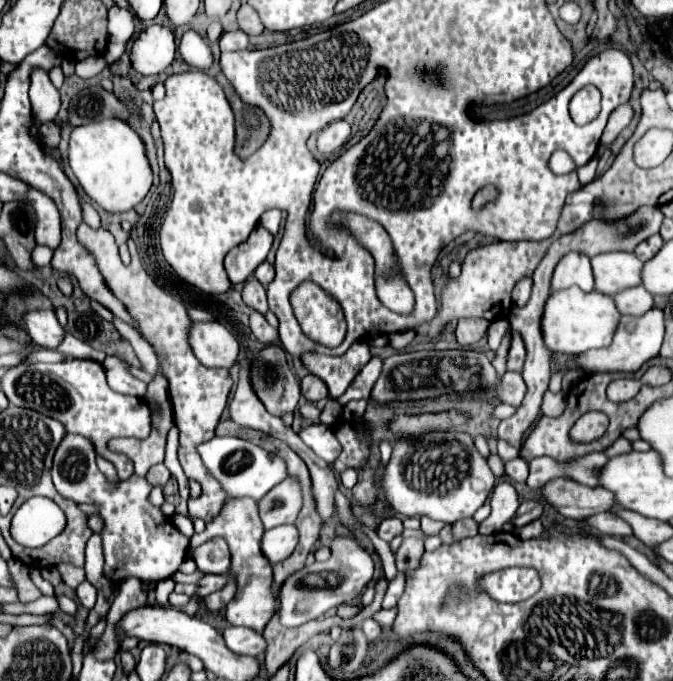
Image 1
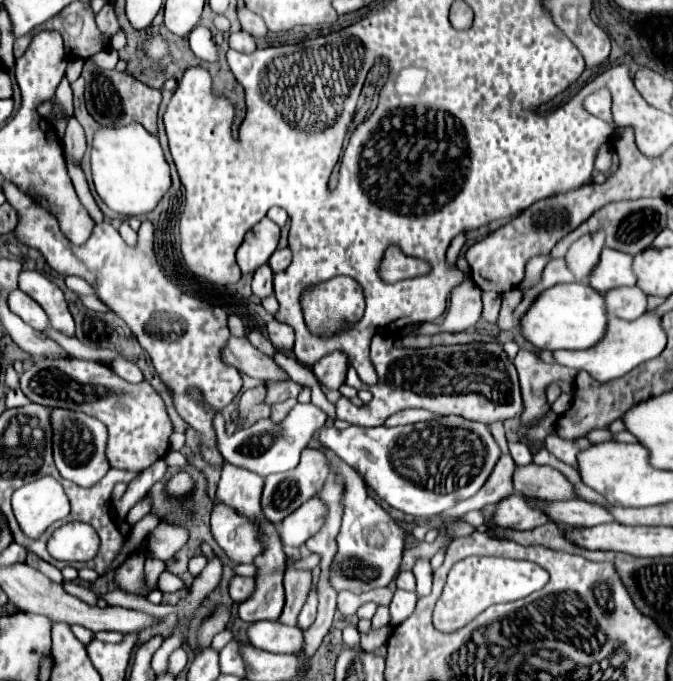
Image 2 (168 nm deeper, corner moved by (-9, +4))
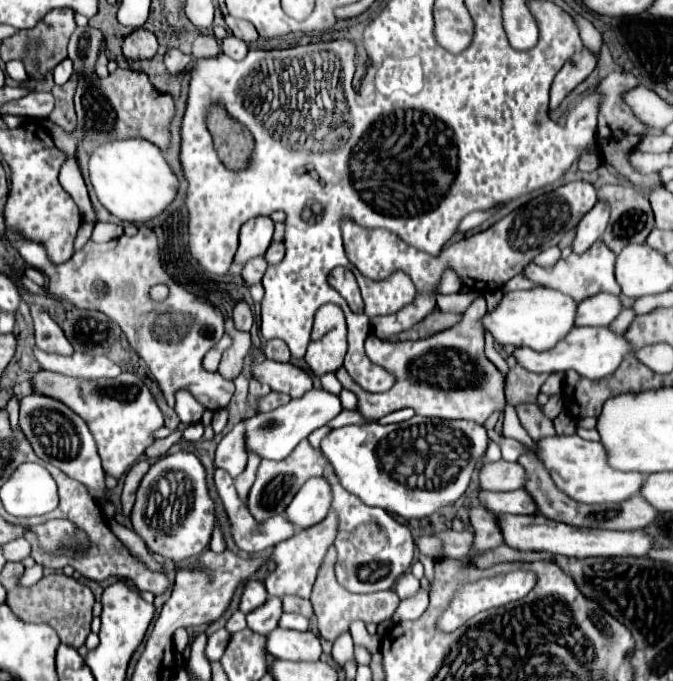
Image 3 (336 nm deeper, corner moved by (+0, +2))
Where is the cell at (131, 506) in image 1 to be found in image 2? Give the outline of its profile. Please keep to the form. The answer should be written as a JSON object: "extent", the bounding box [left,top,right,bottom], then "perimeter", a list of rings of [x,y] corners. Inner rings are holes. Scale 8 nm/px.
{"extent":[50,408,110,488],"perimeter":[[[50,408],[50,420],[52,420],[52,448],[54,448],[54,462],[60,474],[78,486],[90,488],[96,482],[104,478],[104,474],[110,470],[110,464],[106,460],[106,426],[82,412],[72,412],[64,408]]]}

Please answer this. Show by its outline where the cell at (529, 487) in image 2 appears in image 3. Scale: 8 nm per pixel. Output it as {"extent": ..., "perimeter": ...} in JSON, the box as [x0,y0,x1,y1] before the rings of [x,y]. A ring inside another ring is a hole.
{"extent":[479,460,527,492],"perimeter":[[[499,460],[483,466],[479,472],[479,480],[481,480],[481,490],[511,492],[511,490],[525,488],[527,474],[519,462]]]}

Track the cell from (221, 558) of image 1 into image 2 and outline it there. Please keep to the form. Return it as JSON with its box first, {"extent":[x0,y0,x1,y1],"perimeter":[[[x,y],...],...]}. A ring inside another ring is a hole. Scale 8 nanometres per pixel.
{"extent":[212,504,264,564],"perimeter":[[[214,504],[212,508],[212,534],[226,556],[238,564],[250,564],[264,552],[264,544],[260,544],[260,528],[226,504]]]}

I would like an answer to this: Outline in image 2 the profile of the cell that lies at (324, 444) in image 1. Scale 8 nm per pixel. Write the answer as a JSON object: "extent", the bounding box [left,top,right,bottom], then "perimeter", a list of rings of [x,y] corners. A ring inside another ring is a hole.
{"extent":[318,416,500,520],"perimeter":[[[440,416],[428,422],[394,428],[348,426],[346,430],[338,430],[334,426],[324,426],[318,438],[346,464],[356,468],[366,480],[366,486],[386,504],[416,520],[440,516],[458,500],[474,496],[500,458],[500,448],[488,426],[458,416]]]}

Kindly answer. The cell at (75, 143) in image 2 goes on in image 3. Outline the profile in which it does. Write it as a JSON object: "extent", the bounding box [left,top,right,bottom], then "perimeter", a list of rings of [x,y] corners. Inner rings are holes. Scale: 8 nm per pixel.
{"extent":[59,154,95,222],"perimeter":[[[67,154],[67,160],[63,162],[61,172],[59,172],[59,182],[61,182],[61,186],[65,188],[65,192],[69,192],[71,198],[75,200],[75,204],[79,206],[83,218],[89,220],[89,222],[95,222],[95,212],[93,212],[93,206],[91,206],[91,202],[89,202],[87,186],[85,186],[85,182],[83,182],[81,170],[79,170],[79,166],[77,166],[75,154]]]}

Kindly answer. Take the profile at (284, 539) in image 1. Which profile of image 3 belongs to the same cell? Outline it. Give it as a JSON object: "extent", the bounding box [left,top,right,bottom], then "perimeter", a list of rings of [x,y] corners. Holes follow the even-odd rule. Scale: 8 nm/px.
{"extent":[285,478,331,532],"perimeter":[[[315,478],[305,482],[293,502],[287,506],[285,516],[295,526],[295,532],[307,530],[319,524],[331,506],[331,488],[325,478]]]}

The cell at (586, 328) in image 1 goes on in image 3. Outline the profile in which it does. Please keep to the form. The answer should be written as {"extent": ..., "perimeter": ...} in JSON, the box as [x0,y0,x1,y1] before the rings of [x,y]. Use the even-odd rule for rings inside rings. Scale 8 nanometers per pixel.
{"extent":[483,288,577,350],"perimeter":[[[533,288],[533,290],[515,290],[503,296],[501,304],[491,312],[483,316],[483,326],[489,330],[499,344],[513,344],[517,348],[527,346],[533,350],[551,350],[561,342],[573,328],[575,328],[575,314],[577,302],[551,288]]]}

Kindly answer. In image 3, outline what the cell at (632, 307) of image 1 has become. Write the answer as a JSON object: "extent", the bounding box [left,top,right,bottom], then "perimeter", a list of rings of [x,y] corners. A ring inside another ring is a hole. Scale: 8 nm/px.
{"extent":[577,294,623,326],"perimeter":[[[595,294],[583,302],[579,302],[577,310],[577,326],[609,326],[623,310],[623,302],[615,294]]]}

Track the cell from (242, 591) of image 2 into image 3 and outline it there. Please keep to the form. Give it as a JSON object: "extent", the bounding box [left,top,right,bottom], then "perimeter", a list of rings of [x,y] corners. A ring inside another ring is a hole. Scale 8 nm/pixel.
{"extent":[239,580,267,614],"perimeter":[[[247,580],[245,588],[243,588],[243,594],[241,594],[239,610],[243,614],[249,614],[251,610],[255,610],[265,600],[267,600],[267,590],[265,590],[263,582],[259,582],[259,580]]]}

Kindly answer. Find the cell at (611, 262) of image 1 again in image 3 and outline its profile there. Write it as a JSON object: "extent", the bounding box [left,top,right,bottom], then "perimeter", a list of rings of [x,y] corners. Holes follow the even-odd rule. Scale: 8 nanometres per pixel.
{"extent":[523,240,621,302],"perimeter":[[[599,240],[599,242],[595,242],[595,246],[591,246],[591,250],[587,250],[587,254],[581,254],[581,256],[571,254],[567,260],[559,260],[555,266],[549,266],[549,268],[529,264],[527,270],[523,270],[523,274],[541,286],[563,290],[563,294],[571,294],[571,298],[581,302],[597,292],[621,294],[621,288],[615,280],[615,258],[617,256]]]}

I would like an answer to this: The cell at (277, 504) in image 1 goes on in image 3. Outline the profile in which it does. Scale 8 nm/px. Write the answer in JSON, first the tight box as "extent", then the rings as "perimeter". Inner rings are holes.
{"extent":[247,440,325,522],"perimeter":[[[303,440],[283,462],[261,462],[259,470],[257,470],[257,478],[255,484],[249,492],[247,498],[247,506],[251,510],[251,514],[255,516],[257,522],[263,522],[271,516],[283,514],[285,508],[291,504],[291,500],[295,498],[295,494],[299,492],[299,488],[309,480],[309,478],[319,478],[325,472],[325,456],[319,450],[313,450],[311,444],[307,440]]]}

